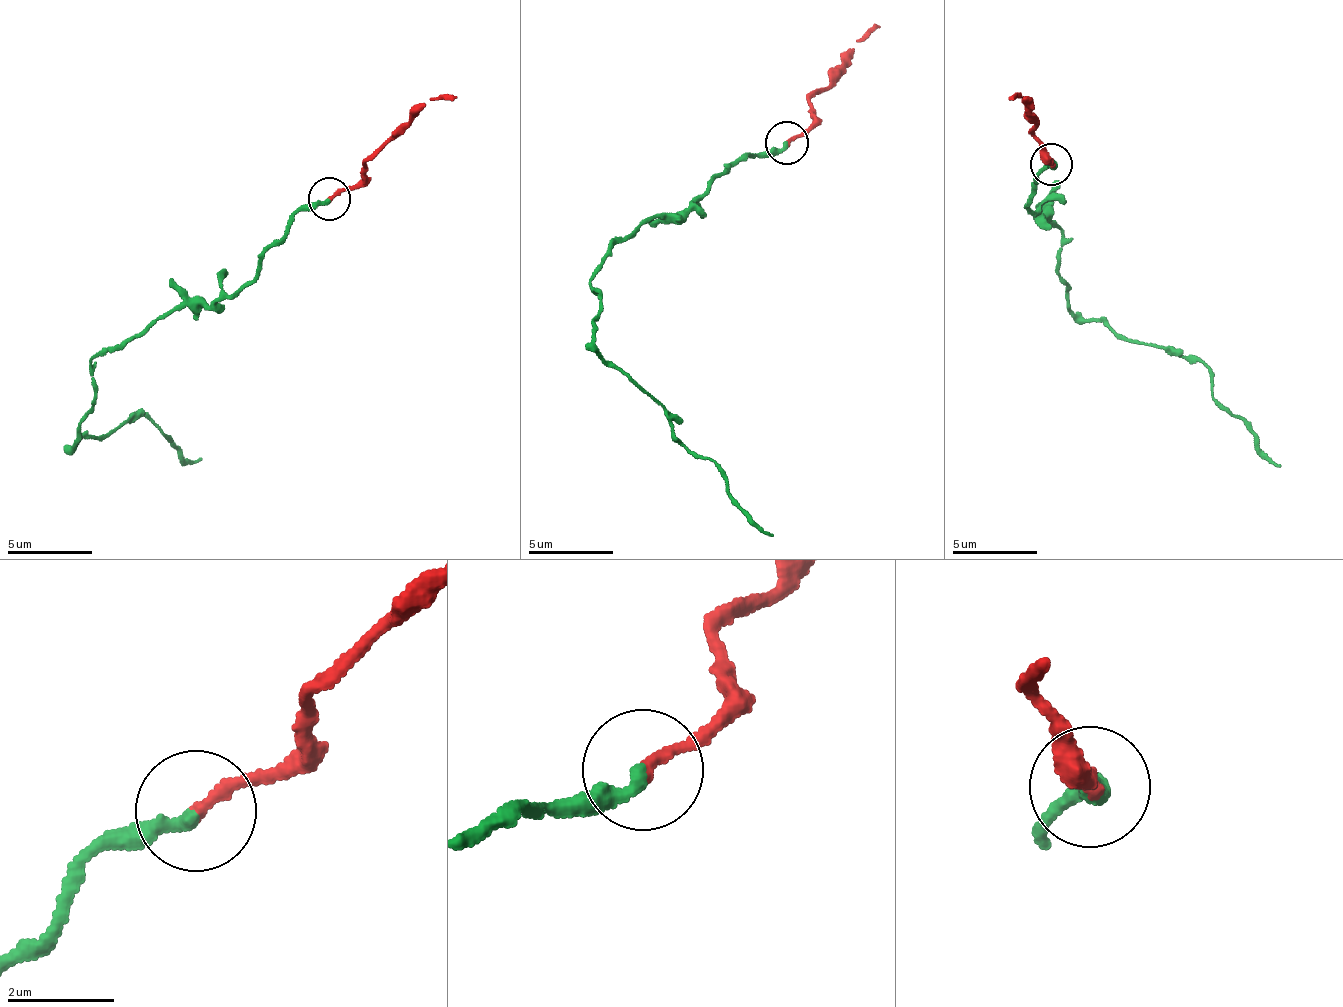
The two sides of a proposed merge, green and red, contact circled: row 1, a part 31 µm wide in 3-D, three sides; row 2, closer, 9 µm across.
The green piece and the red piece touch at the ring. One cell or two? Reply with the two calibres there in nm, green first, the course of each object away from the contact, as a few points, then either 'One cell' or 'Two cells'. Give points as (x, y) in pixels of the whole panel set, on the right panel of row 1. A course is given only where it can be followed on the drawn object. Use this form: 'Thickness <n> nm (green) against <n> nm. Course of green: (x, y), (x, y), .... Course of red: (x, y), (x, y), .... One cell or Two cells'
Thickness 280 nm (green) against 240 nm. Course of green: (1052, 163), (1027, 207), (1060, 230), (1056, 272), (1071, 312), (1198, 361), (1211, 392), (1279, 465). Course of red: (1052, 163), (1041, 157), (1032, 105), (1019, 94), (1015, 101). One cell

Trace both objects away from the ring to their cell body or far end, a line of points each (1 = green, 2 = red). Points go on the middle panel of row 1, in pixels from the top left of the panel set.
1: (787, 143), (744, 155), (686, 209), (646, 216), (591, 282), (597, 353), (665, 409), (774, 533)
2: (787, 143), (813, 117), (808, 103), (844, 65), (857, 40), (881, 28)

